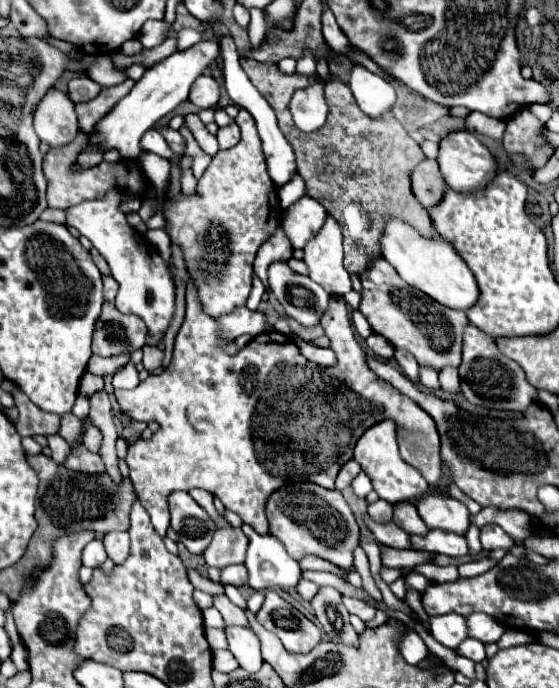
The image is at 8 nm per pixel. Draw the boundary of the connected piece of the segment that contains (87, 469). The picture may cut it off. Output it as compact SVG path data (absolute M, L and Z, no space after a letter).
M72 449L68 461L66 461L66 467L72 469L72 471L78 471L78 473L86 473L86 475L102 475L106 473L106 467L104 461L100 459L100 455L94 455L90 453L88 449Z

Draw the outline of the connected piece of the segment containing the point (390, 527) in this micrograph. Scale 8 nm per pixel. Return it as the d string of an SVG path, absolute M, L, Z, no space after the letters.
M366 517L366 523L370 527L370 531L376 535L376 539L388 547L394 549L410 549L410 541L408 541L408 533L402 531L396 523L374 523L370 517Z

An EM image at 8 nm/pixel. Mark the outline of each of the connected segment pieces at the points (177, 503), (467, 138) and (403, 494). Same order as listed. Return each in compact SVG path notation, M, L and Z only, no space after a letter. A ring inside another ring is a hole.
M174 491L168 501L172 515L170 525L178 533L178 539L190 553L202 555L216 533L214 521L186 491Z
M456 131L456 133L446 135L440 141L438 165L440 165L440 171L446 179L446 183L458 193L484 191L484 187L488 187L488 181L492 181L498 171L498 165L496 165L492 153L470 131Z
M392 419L374 423L370 429L364 431L364 435L358 439L358 443L354 447L354 459L360 463L362 471L370 477L378 497L392 505L396 505L400 501L418 501L430 489L426 479L412 465L402 461L398 443L396 443L396 425L392 423Z

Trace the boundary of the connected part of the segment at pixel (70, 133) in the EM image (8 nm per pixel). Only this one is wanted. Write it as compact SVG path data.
M50 89L34 113L34 131L50 147L64 147L76 139L80 127L74 103L58 89Z

